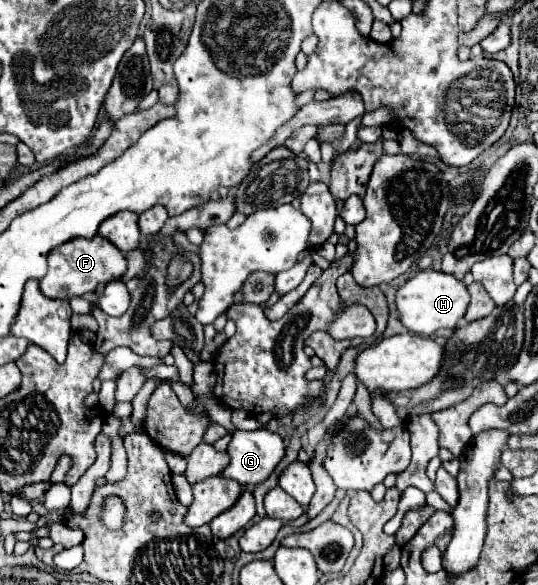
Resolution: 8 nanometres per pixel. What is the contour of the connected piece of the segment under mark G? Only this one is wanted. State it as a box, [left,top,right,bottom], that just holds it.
[222,428,284,486]

